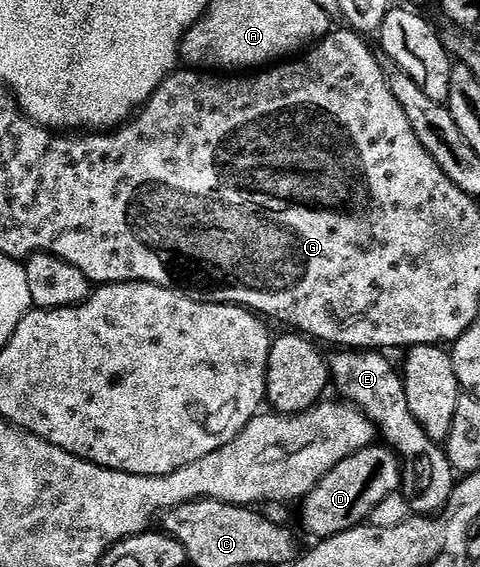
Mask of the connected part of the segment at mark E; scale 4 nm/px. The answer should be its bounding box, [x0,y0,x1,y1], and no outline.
[330,351,457,515]

